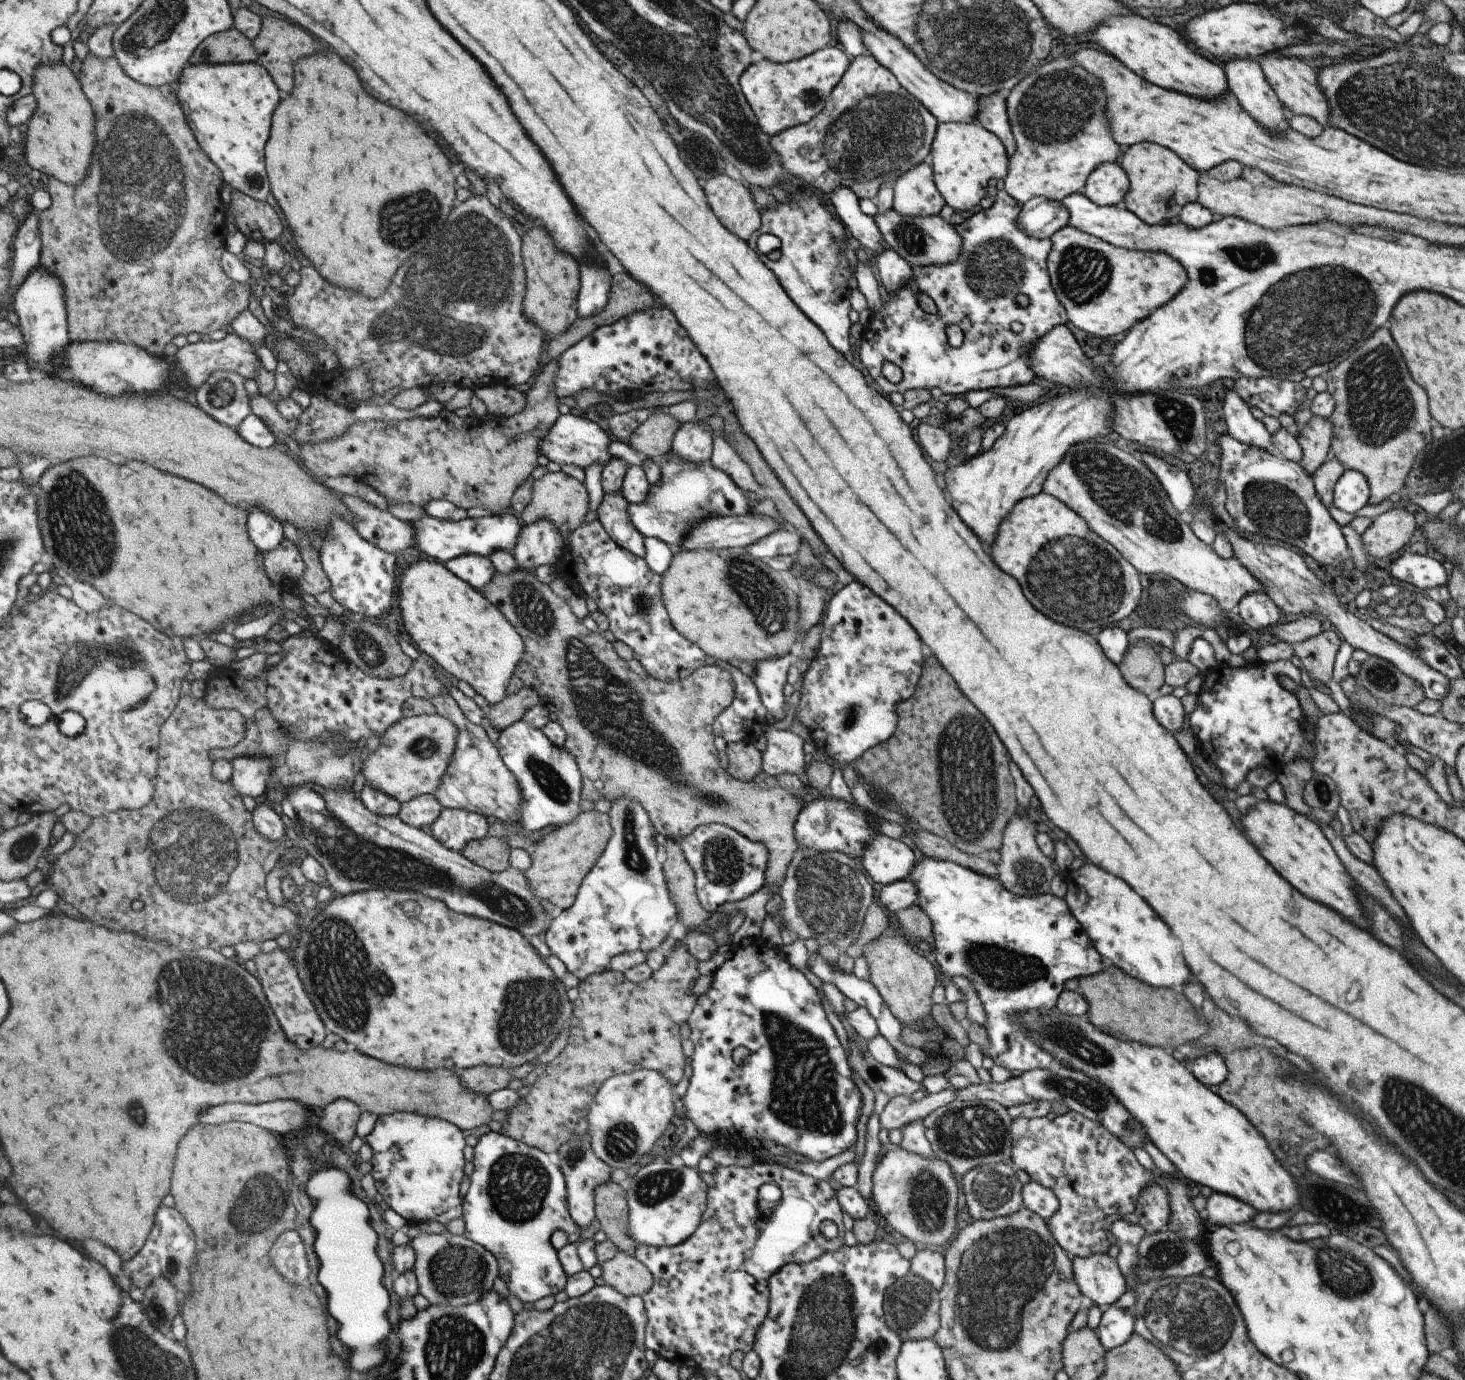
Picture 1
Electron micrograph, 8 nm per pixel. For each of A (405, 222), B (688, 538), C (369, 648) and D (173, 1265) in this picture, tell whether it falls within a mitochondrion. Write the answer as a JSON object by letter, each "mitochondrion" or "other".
{"A":"mitochondrion","B":"other","C":"mitochondrion","D":"mitochondrion"}

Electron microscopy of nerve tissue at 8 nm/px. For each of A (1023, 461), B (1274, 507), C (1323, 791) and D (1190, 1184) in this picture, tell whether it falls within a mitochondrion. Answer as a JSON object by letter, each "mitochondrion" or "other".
{"A":"other","B":"mitochondrion","C":"mitochondrion","D":"other"}

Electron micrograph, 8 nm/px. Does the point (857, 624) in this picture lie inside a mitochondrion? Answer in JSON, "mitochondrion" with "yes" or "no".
{"mitochondrion":"no"}

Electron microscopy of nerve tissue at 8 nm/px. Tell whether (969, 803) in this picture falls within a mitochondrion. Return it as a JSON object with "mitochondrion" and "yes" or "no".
{"mitochondrion":"yes"}

